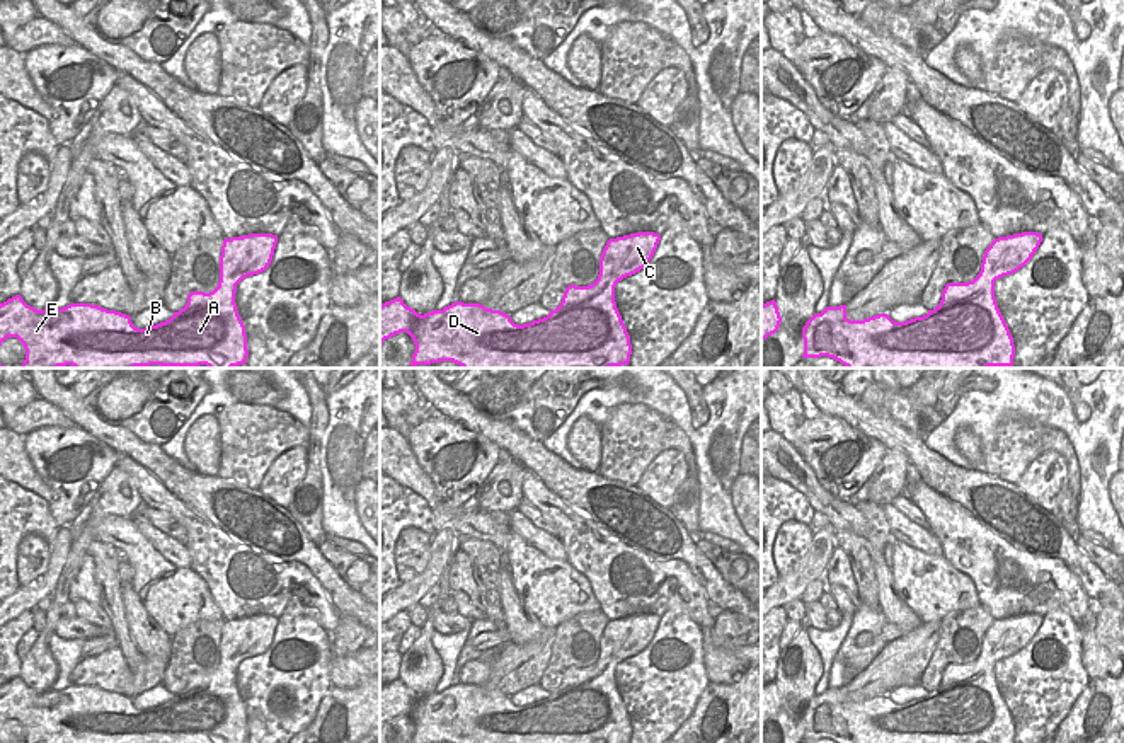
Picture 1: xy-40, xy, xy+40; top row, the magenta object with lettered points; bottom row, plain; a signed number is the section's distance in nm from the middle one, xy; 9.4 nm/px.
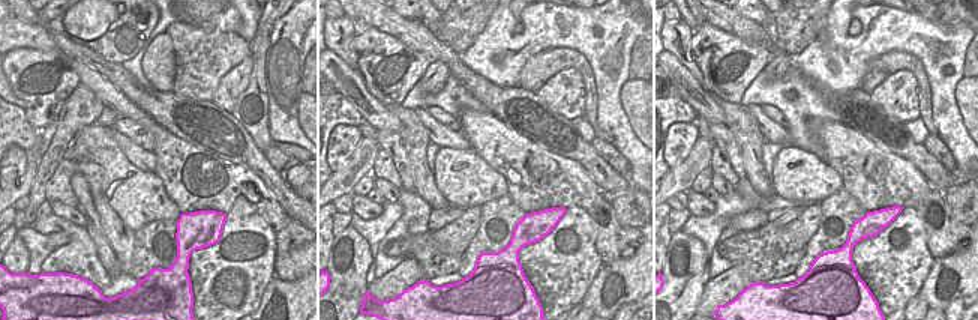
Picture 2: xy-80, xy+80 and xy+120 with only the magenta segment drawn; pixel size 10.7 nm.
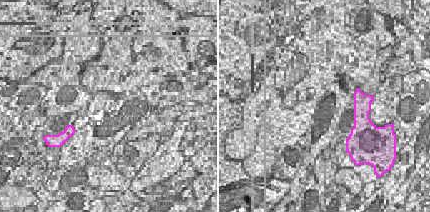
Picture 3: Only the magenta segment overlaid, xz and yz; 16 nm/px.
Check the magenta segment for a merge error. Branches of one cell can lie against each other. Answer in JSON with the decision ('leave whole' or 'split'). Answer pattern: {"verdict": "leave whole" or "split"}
{"verdict": "leave whole"}

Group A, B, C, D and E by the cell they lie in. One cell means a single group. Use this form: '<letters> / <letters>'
A B C D E

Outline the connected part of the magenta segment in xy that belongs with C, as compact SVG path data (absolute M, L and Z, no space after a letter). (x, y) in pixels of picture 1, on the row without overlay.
M654 613L610 620L601 634L598 661L588 668L569 666L555 692L523 707L480 685L455 683L421 697L397 678L380 687L380 729L385 721L407 714L416 726L412 743L630 743L630 717L616 690L615 668L649 646L659 622Z

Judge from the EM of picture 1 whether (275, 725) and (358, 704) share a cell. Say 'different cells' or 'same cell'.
different cells

